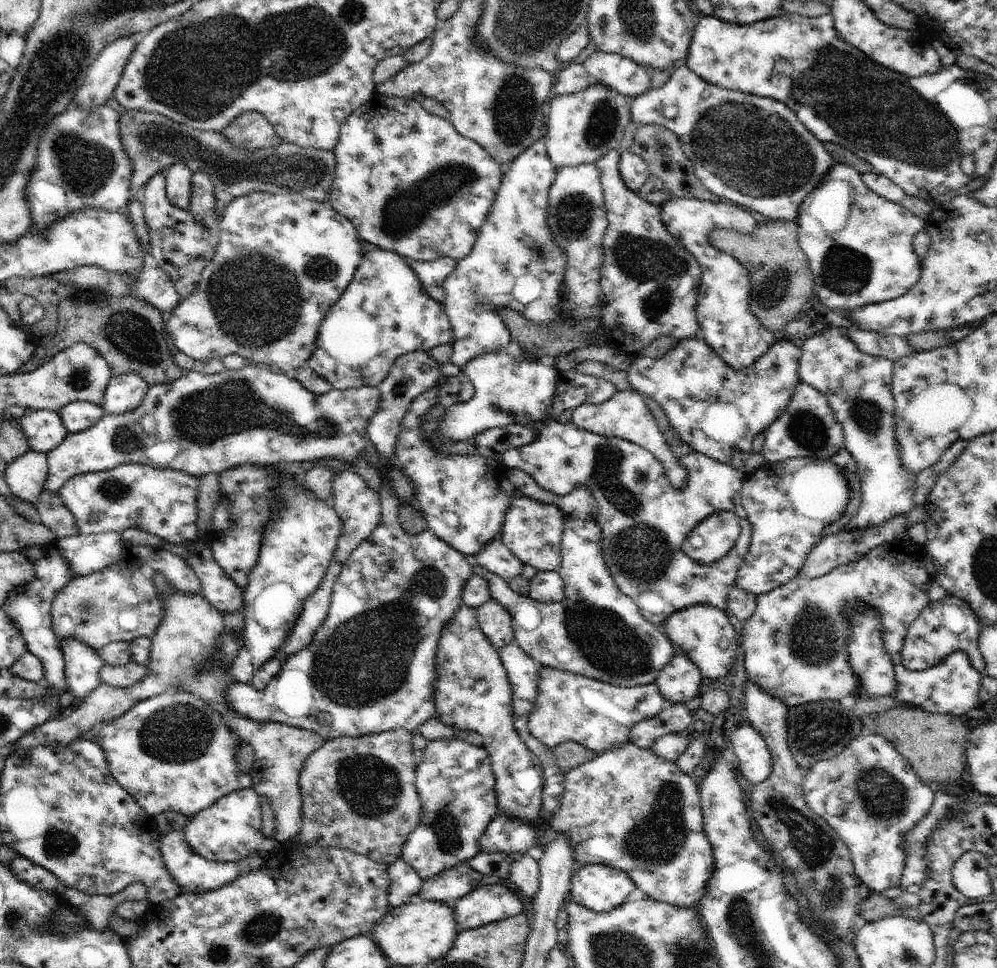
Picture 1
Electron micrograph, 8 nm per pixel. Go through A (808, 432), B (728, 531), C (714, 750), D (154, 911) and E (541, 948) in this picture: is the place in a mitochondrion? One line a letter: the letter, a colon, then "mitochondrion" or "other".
A: mitochondrion
B: other
C: other
D: other
E: other

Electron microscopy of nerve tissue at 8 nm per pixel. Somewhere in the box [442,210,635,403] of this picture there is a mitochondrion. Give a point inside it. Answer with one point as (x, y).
(539, 251)

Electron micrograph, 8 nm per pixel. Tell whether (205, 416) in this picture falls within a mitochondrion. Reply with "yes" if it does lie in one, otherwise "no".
yes

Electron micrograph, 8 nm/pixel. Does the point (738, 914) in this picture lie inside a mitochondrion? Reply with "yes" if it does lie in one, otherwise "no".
yes

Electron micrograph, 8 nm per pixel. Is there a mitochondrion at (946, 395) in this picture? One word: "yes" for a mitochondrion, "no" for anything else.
no

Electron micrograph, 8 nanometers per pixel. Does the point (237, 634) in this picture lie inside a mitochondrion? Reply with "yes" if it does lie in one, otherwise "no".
no

